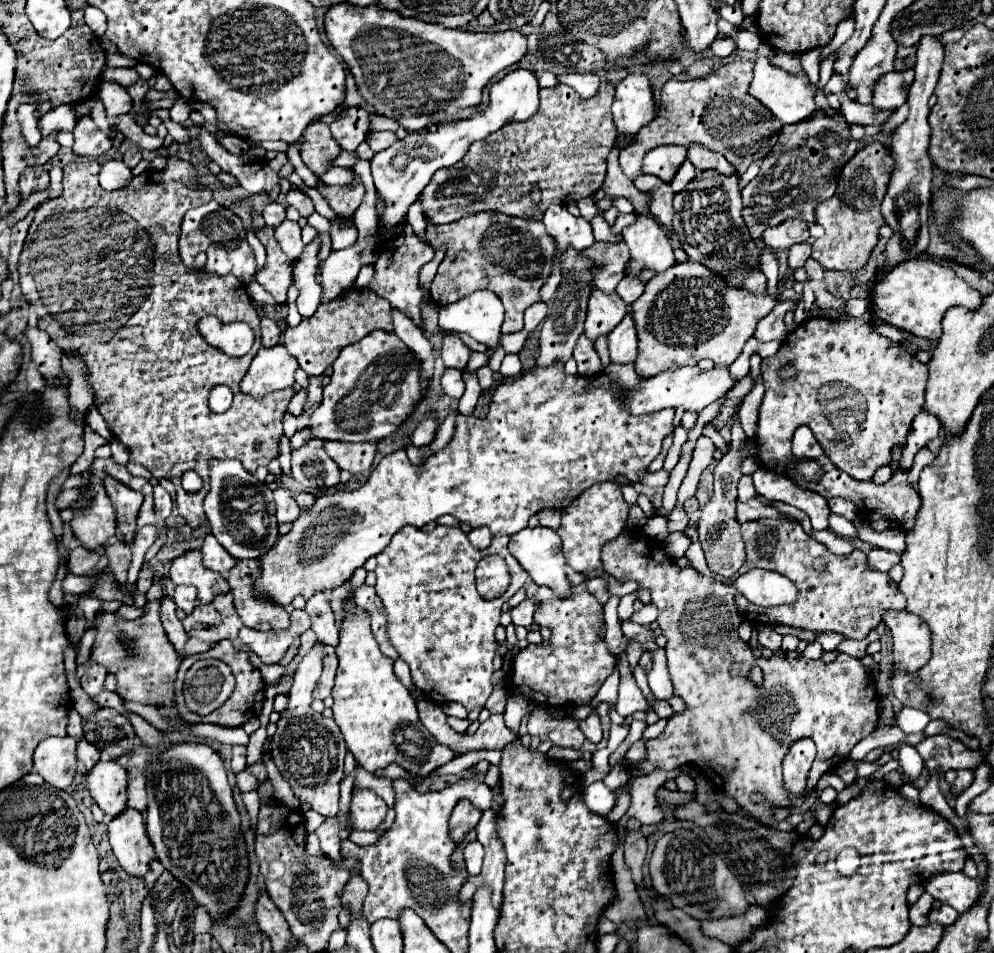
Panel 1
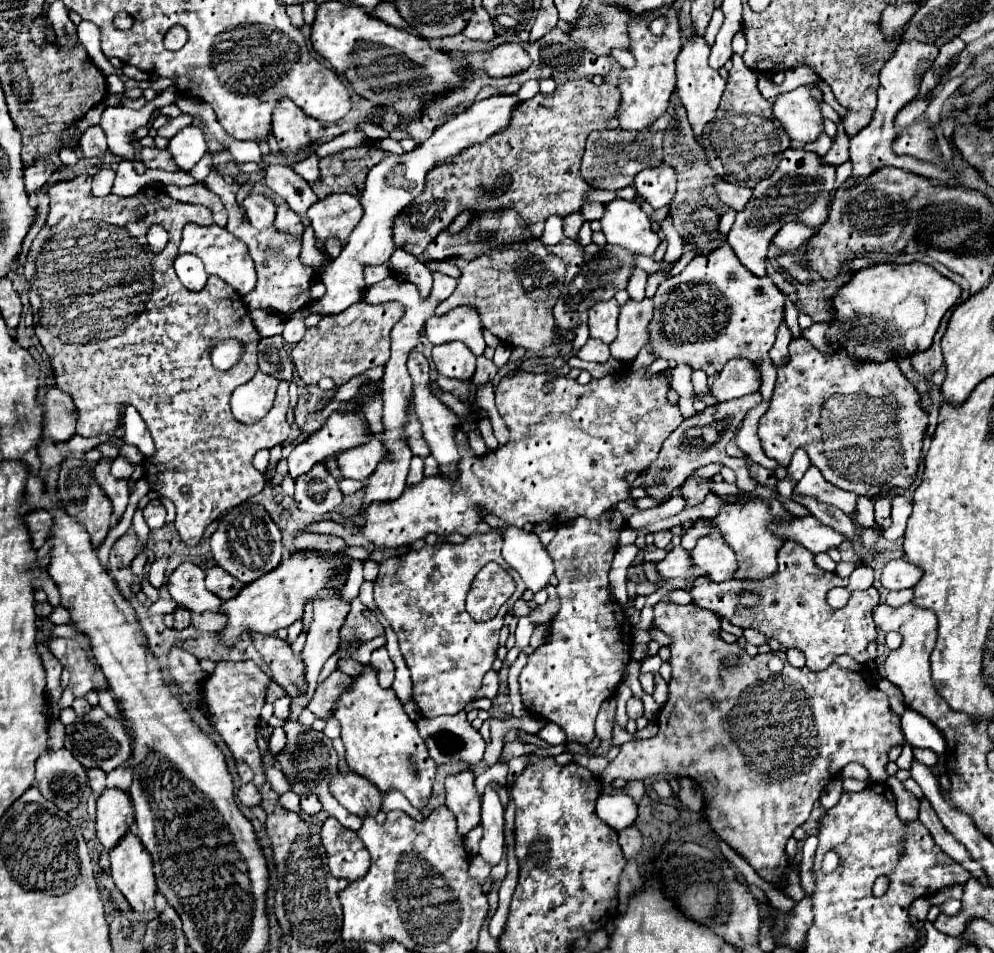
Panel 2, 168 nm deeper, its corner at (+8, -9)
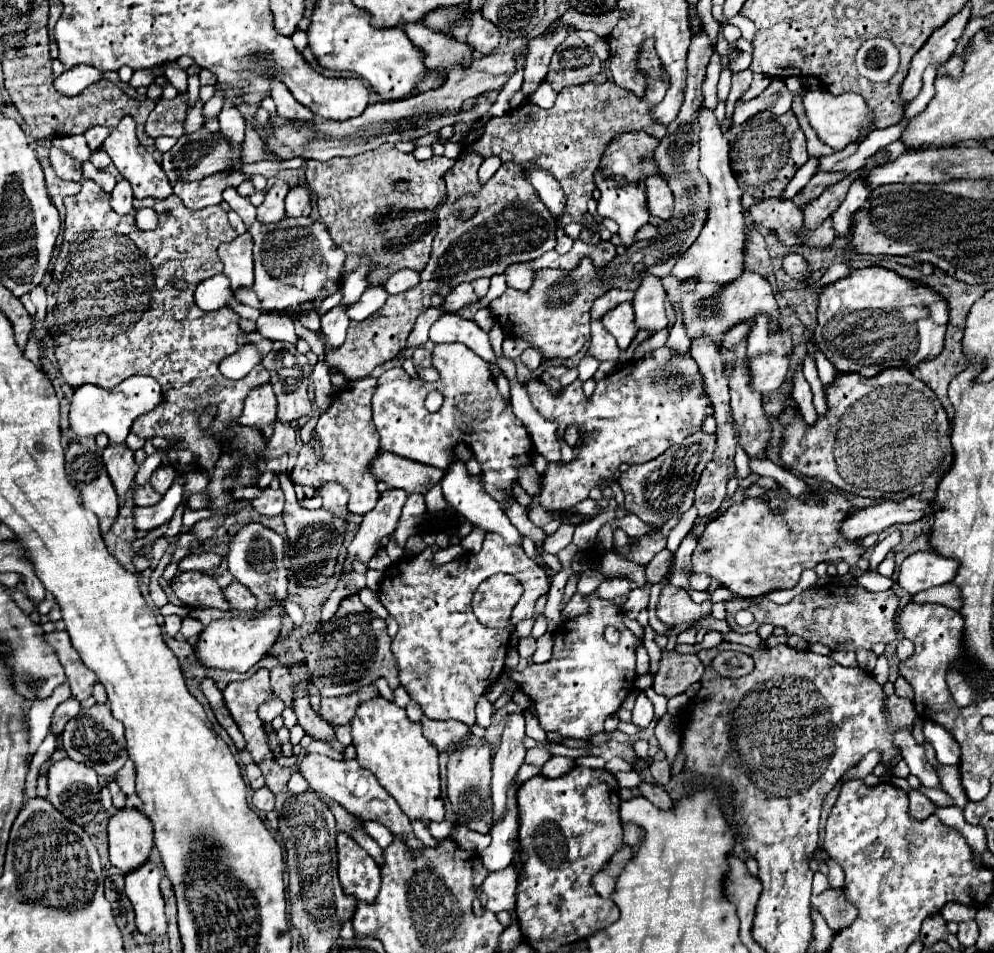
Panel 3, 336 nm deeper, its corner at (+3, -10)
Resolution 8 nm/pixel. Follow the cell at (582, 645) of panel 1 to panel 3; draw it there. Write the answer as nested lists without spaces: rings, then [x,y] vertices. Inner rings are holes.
[[[597,593],[583,599],[589,605],[589,611],[565,621],[553,633],[555,647],[547,663],[533,663],[523,671],[509,671],[521,691],[531,697],[541,727],[573,739],[591,739],[597,733],[603,733],[603,721],[617,713],[623,699],[629,695],[629,685],[633,689],[635,649],[641,645],[641,639],[623,625],[623,615],[617,605],[601,599]],[[607,625],[619,629],[621,639],[617,645],[603,639]]]

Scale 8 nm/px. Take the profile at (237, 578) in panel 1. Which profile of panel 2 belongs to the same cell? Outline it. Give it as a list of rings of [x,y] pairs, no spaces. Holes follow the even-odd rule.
[[[252,634],[252,640],[262,654],[264,662],[268,664],[274,682],[280,684],[290,698],[296,698],[300,690],[304,690],[304,660],[296,656],[286,640],[278,636],[264,636]]]

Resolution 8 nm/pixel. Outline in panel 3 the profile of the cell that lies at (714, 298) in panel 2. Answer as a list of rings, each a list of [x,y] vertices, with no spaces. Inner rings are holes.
[[[743,271],[735,281],[731,283],[725,283],[725,285],[719,285],[719,283],[705,283],[705,281],[697,281],[693,291],[687,291],[681,295],[681,301],[679,301],[679,307],[681,307],[681,313],[683,313],[683,321],[685,321],[685,331],[689,335],[689,339],[697,339],[701,335],[707,335],[715,347],[719,349],[719,355],[723,359],[723,373],[725,377],[731,377],[733,373],[733,357],[735,357],[735,351],[727,349],[723,345],[723,337],[725,337],[725,331],[729,331],[731,327],[739,325],[739,323],[747,323],[749,327],[755,325],[755,317],[759,313],[763,315],[769,315],[769,327],[771,331],[777,331],[781,327],[781,313],[779,313],[779,305],[777,305],[777,297],[771,289],[771,283],[761,277],[759,273],[755,271]]]

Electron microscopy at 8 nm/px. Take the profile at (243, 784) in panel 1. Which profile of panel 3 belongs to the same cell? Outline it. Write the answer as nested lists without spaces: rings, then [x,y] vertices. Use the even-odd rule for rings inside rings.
[[[261,787],[253,793],[253,805],[255,805],[255,809],[269,813],[275,807],[275,795],[267,787]]]

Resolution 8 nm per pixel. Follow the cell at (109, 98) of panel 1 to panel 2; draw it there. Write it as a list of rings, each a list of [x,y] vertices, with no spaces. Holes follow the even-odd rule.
[[[168,88],[168,90],[160,92],[152,102],[148,102],[140,110],[132,110],[132,108],[124,108],[124,106],[114,106],[114,108],[108,106],[106,112],[102,114],[102,124],[100,124],[108,138],[108,150],[114,156],[134,162],[134,170],[138,174],[144,174],[146,166],[143,162],[136,160],[136,150],[134,150],[130,134],[136,132],[140,126],[146,126],[154,110],[164,108],[164,106],[172,104],[174,100],[176,100],[176,90]]]

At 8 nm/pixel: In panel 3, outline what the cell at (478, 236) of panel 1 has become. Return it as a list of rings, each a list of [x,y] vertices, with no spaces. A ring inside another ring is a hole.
[[[583,257],[575,269],[539,269],[529,291],[507,289],[491,301],[487,309],[501,323],[509,337],[525,339],[541,349],[545,359],[567,359],[579,353],[589,343],[589,309],[591,303],[609,287],[595,281],[595,267],[589,257]]]

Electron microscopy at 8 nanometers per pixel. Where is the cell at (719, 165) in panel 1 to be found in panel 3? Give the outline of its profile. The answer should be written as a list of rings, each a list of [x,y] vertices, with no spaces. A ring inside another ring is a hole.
[[[783,197],[761,199],[755,205],[751,205],[749,215],[757,225],[773,229],[779,241],[785,245],[825,247],[835,239],[833,217],[825,219],[825,223],[815,231],[803,231],[801,209],[795,207],[791,199],[783,199]]]

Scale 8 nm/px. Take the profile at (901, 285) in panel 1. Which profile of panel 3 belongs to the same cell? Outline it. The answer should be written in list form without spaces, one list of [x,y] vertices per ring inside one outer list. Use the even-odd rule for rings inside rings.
[[[865,267],[853,269],[849,277],[823,289],[817,321],[815,341],[835,369],[873,377],[883,367],[913,369],[921,361],[937,357],[943,349],[949,305],[927,285],[885,267]],[[903,301],[925,301],[925,305],[911,303],[903,307]]]

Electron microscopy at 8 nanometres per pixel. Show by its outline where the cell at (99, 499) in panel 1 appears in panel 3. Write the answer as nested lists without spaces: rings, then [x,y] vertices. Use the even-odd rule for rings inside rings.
[[[69,443],[67,451],[65,451],[65,469],[67,469],[67,477],[73,479],[75,487],[81,493],[83,507],[93,511],[99,517],[99,529],[105,535],[111,529],[111,525],[115,523],[115,517],[119,513],[119,499],[117,499],[113,483],[109,483],[109,475],[105,471],[105,465],[101,463],[101,455],[85,449],[79,443]]]

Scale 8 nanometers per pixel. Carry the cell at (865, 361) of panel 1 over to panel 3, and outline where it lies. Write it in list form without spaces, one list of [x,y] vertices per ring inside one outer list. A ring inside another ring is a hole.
[[[885,369],[875,377],[865,379],[857,373],[837,373],[835,381],[823,387],[827,399],[827,413],[819,415],[815,425],[807,425],[797,407],[787,407],[777,421],[783,427],[781,437],[781,461],[817,481],[827,481],[839,491],[871,497],[879,501],[903,501],[921,491],[935,491],[941,475],[949,469],[953,461],[953,451],[949,443],[949,419],[935,397],[935,393],[915,379],[907,369]]]

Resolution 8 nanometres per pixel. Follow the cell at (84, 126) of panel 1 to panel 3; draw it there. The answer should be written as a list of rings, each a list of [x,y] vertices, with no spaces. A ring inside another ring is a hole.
[[[95,125],[95,127],[89,127],[87,131],[85,131],[85,139],[87,139],[87,145],[89,145],[89,149],[91,151],[95,151],[95,149],[99,149],[101,145],[103,145],[103,141],[109,137],[109,129],[107,127],[101,127],[101,125]]]

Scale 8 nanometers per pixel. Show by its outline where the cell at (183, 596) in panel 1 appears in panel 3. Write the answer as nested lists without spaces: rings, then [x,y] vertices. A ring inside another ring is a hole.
[[[185,617],[183,623],[181,623],[181,629],[179,629],[179,633],[177,633],[177,639],[187,641],[187,639],[191,639],[191,637],[199,637],[201,631],[203,631],[201,621],[191,619],[191,617]]]

